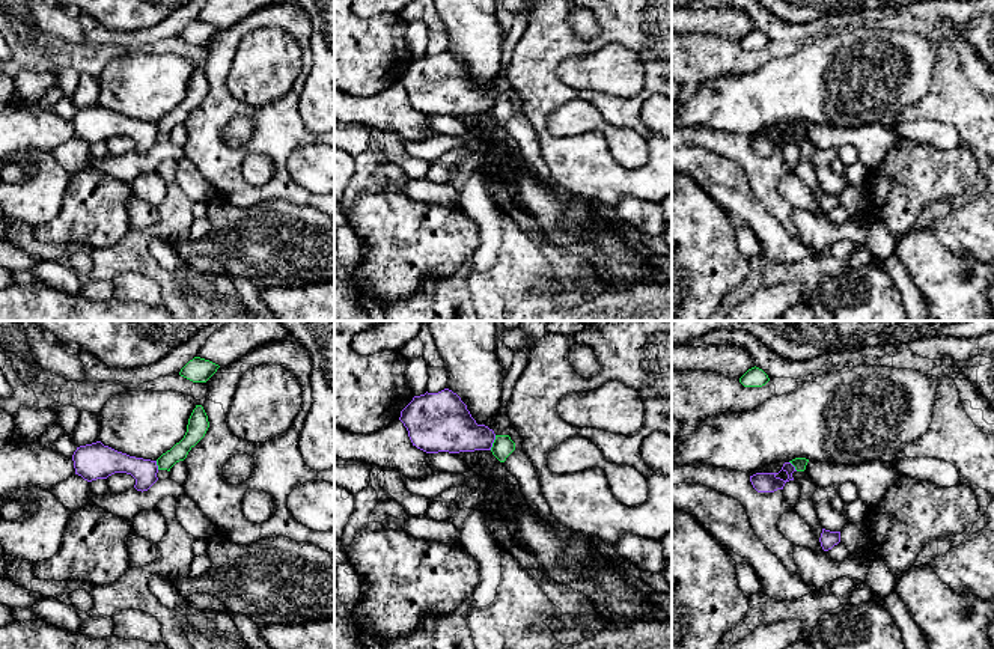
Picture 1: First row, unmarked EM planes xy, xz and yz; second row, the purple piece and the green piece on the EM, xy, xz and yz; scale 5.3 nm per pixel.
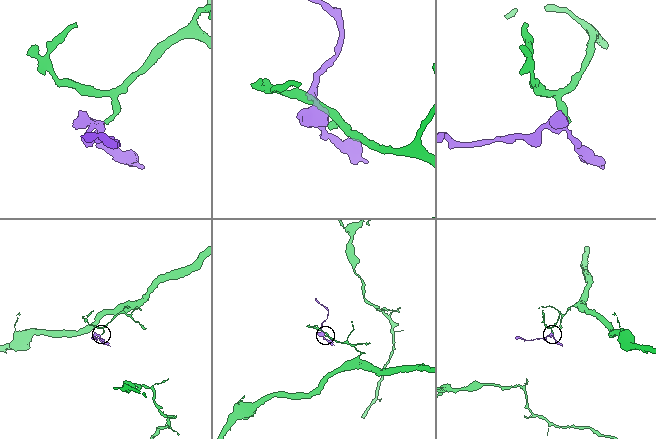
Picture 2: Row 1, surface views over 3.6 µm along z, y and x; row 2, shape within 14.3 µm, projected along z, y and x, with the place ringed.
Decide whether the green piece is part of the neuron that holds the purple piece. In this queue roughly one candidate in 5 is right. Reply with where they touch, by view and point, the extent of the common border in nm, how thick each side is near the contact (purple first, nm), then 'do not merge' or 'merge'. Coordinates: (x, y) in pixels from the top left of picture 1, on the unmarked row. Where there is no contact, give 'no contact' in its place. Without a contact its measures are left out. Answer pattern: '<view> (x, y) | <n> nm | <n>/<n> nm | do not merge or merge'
xz (493, 104) | 90 nm | 260/110 nm | do not merge

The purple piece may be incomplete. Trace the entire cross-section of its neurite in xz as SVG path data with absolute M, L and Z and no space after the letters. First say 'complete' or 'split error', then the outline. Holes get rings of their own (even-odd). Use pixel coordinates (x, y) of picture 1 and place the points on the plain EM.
complete | M449 51L414 59L399 83L417 111L426 116L491 113L495 96L477 87L467 68Z

